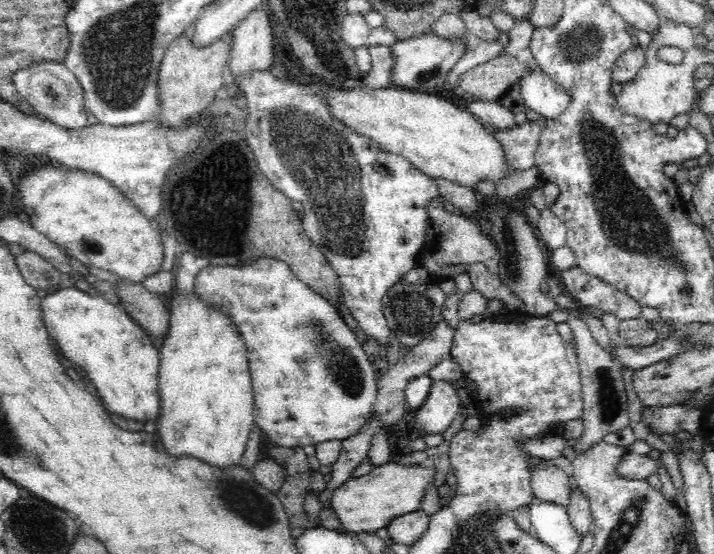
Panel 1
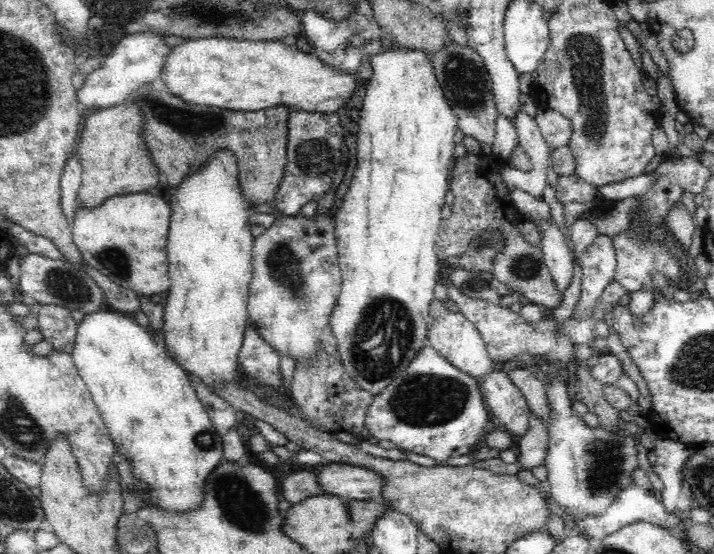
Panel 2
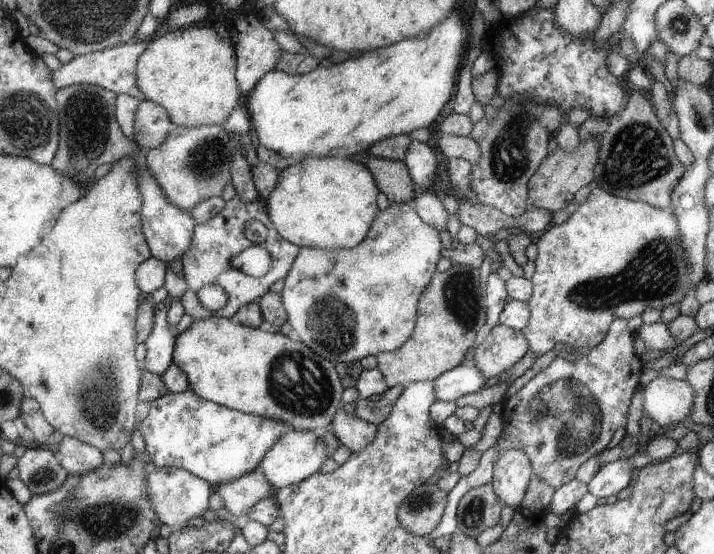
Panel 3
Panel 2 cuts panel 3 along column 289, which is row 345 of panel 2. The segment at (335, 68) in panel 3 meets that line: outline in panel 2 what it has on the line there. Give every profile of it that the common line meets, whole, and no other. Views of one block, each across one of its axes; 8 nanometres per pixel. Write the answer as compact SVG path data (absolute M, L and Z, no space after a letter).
M102 308L84 316L78 324L72 356L100 418L108 426L108 434L112 434L112 442L120 456L132 458L140 482L150 488L152 502L164 510L192 510L194 504L202 500L200 488L204 486L206 476L222 464L222 438L214 432L214 424L210 422L210 416L206 416L206 408L202 406L188 372L168 356L168 350L154 340L148 328L112 308Z

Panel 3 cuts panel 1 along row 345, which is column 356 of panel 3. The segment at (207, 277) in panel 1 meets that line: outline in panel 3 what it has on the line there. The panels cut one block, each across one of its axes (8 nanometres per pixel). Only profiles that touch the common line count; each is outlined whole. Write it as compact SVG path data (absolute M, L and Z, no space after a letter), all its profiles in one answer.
M389 204L383 212L377 212L363 242L351 250L299 248L299 256L283 278L283 290L279 294L291 330L299 342L337 366L359 362L367 354L377 356L397 350L415 330L417 300L435 272L439 250L437 228L423 224L409 204Z

